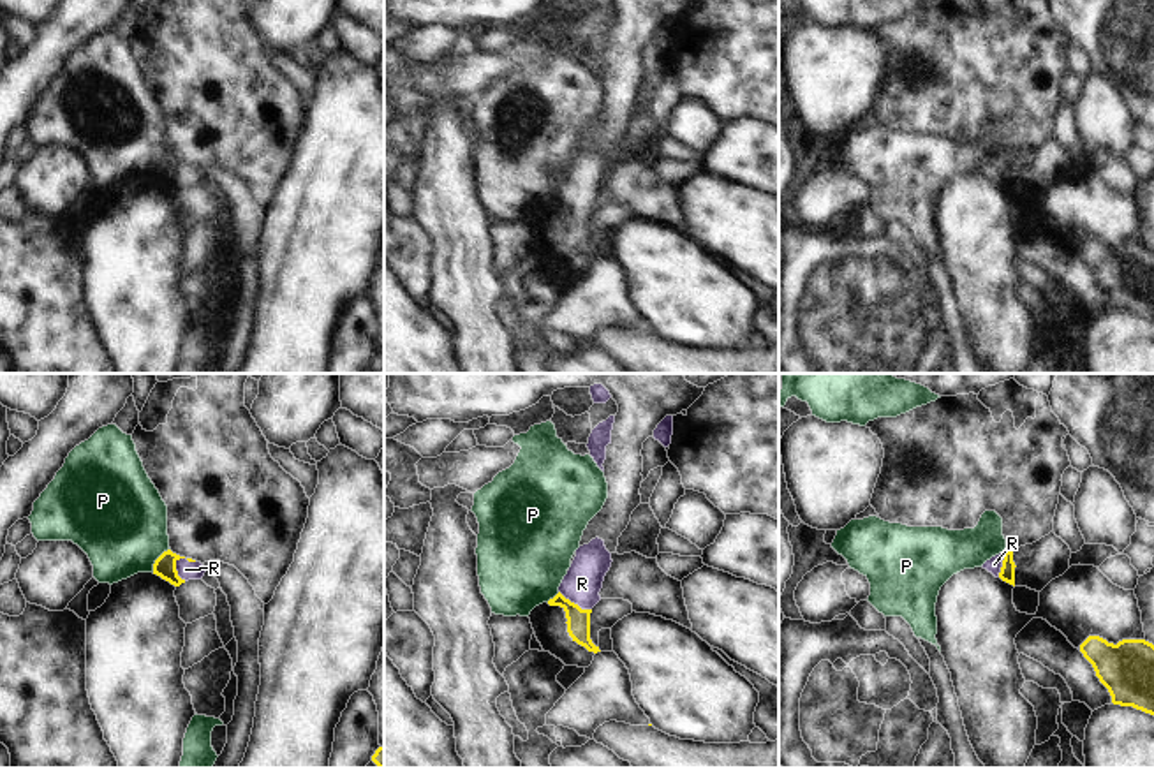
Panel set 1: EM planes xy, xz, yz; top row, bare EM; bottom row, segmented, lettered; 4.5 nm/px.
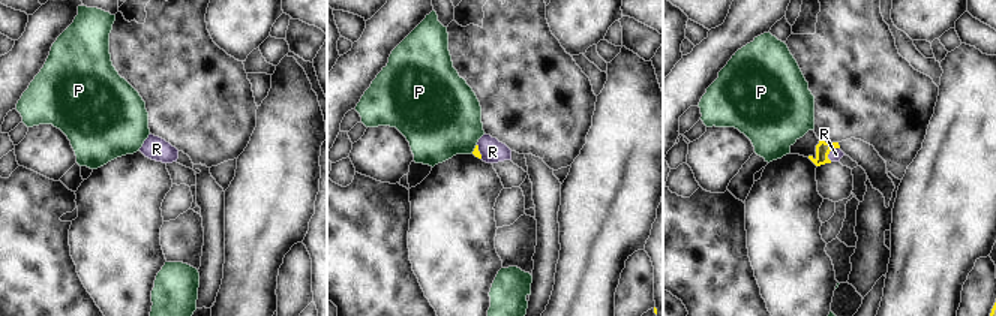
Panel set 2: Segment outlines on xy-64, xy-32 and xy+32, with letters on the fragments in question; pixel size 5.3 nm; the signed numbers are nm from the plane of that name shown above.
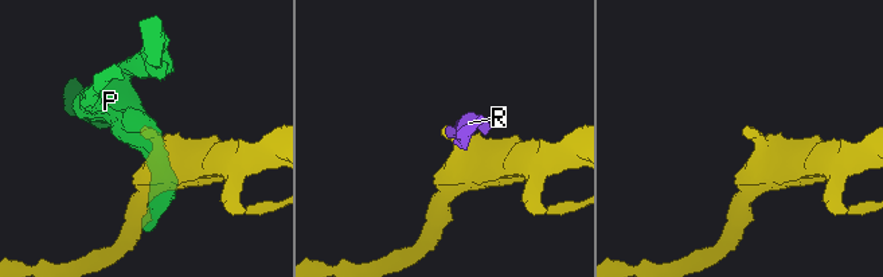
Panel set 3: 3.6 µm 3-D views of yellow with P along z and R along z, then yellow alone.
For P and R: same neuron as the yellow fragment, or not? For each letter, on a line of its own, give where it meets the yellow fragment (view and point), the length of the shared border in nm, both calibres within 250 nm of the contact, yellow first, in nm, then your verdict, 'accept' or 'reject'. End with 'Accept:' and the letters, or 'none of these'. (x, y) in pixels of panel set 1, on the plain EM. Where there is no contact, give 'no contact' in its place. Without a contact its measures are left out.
P: xy (157, 164) | 140 nm | 100/420 nm | reject
R: xy (175, 175) | 110 nm | 100/80 nm | accept
Accept: R

